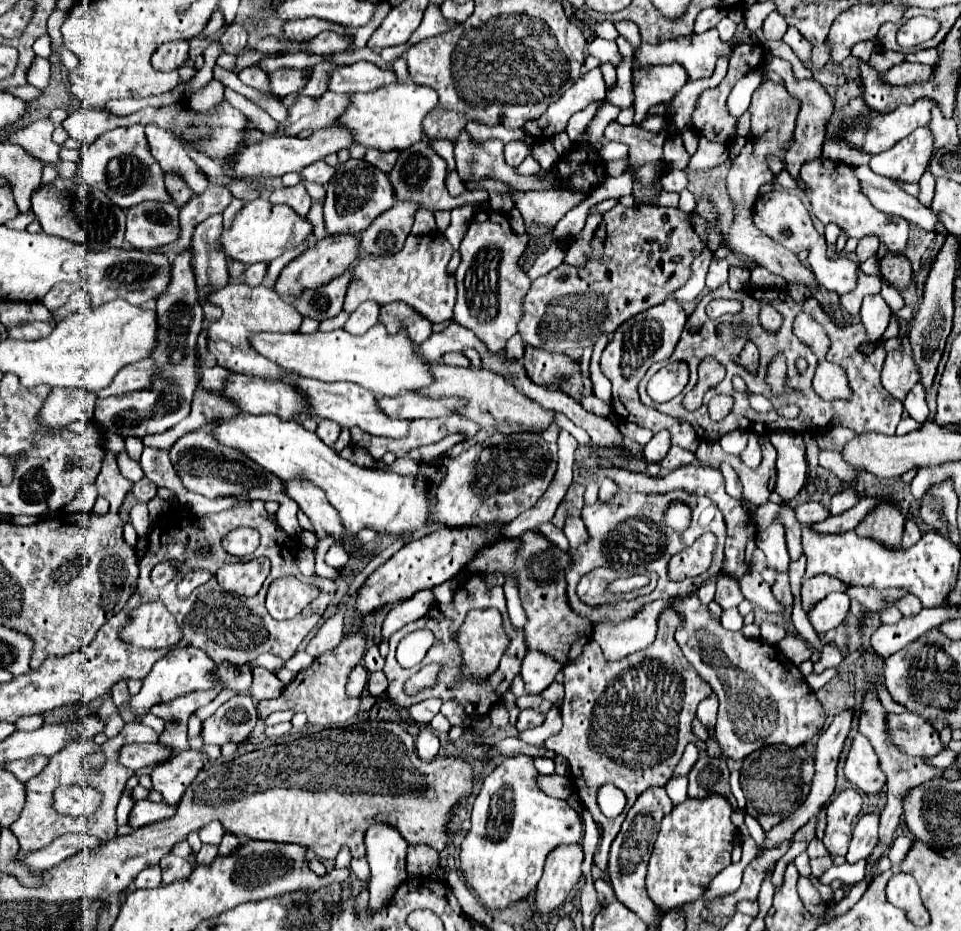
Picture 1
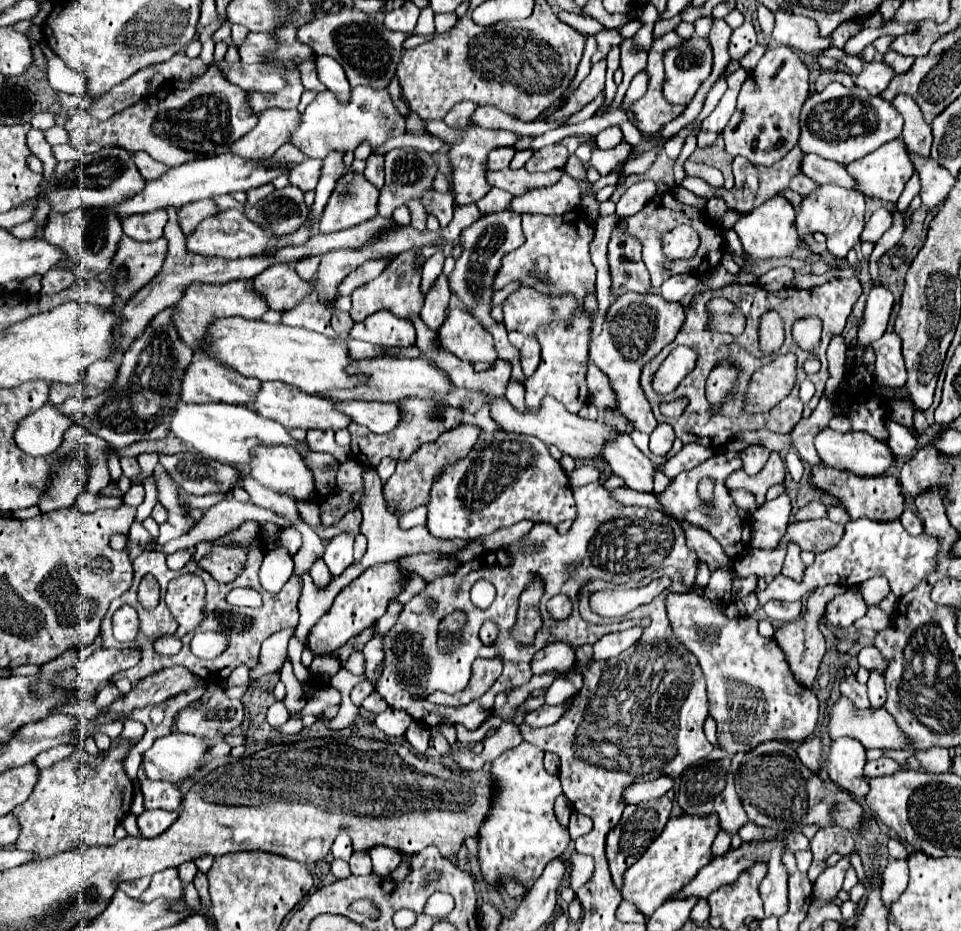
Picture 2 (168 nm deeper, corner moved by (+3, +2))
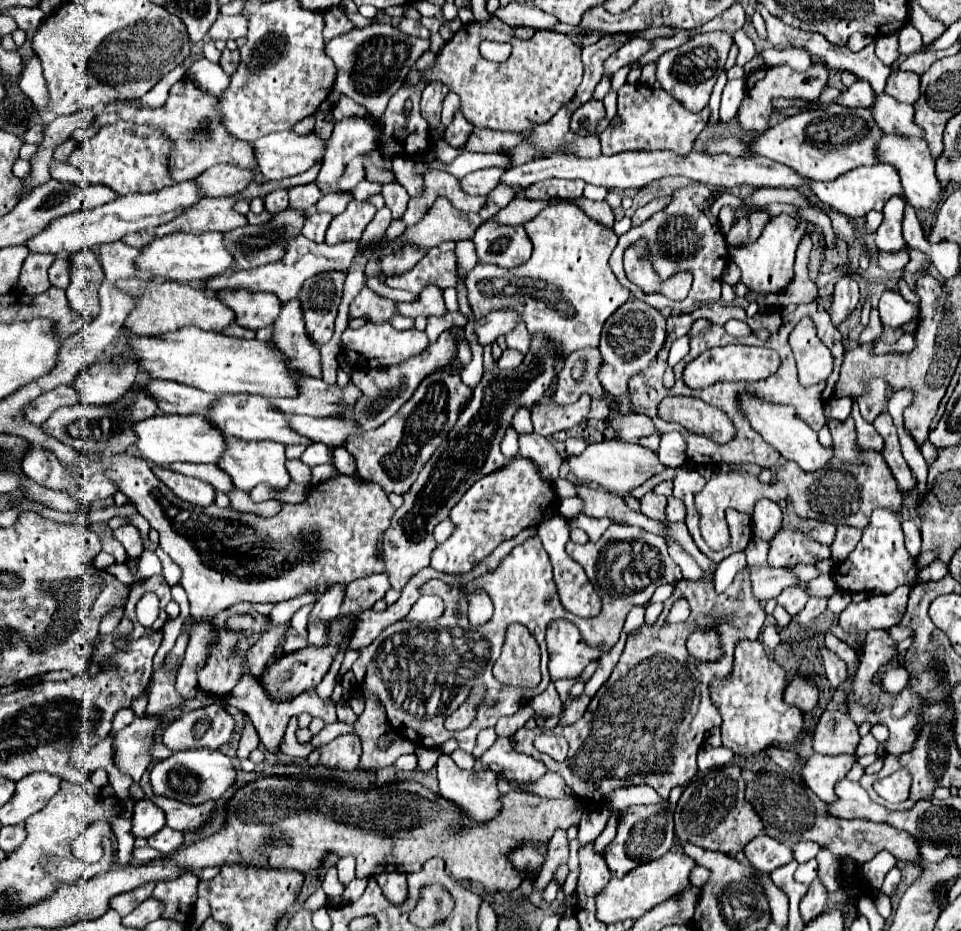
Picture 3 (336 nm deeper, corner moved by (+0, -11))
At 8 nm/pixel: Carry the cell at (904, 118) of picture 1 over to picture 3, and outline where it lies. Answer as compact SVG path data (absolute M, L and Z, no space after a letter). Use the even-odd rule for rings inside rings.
M840 104L826 106L824 110L804 112L790 116L776 126L772 126L766 134L758 136L752 142L742 142L738 138L718 138L708 140L704 150L710 154L726 152L734 156L766 156L770 160L782 162L794 168L798 174L812 180L834 180L858 166L878 164L878 144L882 140L882 128L872 116L870 108L846 108Z

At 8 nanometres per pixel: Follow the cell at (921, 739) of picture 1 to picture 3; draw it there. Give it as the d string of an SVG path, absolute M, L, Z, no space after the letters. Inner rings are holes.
M844 710L824 712L814 730L814 750L818 754L854 754L860 742L858 724Z

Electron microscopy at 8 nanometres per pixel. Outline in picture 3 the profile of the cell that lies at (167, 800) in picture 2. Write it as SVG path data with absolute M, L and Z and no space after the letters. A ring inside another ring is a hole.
M138 800L134 806L134 820L132 820L132 834L148 838L160 828L166 826L166 816L160 806L154 806L150 800Z

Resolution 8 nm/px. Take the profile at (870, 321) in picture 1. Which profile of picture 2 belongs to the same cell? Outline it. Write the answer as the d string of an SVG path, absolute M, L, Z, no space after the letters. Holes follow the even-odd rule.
M875 285L869 291L867 307L865 307L865 315L863 315L863 325L859 327L857 347L865 347L885 333L893 303L895 303L895 297L887 287Z

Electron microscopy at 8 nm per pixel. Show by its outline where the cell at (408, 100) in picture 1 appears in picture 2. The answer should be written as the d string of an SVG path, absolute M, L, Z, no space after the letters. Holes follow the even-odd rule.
M359 85L351 93L351 101L341 105L331 91L323 91L315 97L315 101L301 113L301 123L291 131L287 139L295 147L299 147L307 157L323 159L331 151L353 151L363 139L369 139L371 147L385 143L391 137L399 137L405 133L405 119L393 107L393 101L387 89L371 89L367 85Z

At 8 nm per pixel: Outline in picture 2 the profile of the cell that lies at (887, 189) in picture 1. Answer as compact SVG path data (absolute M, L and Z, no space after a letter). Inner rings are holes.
M805 155L801 161L801 173L815 183L831 183L845 189L853 189L855 181L845 171L845 165L821 159L819 155Z

